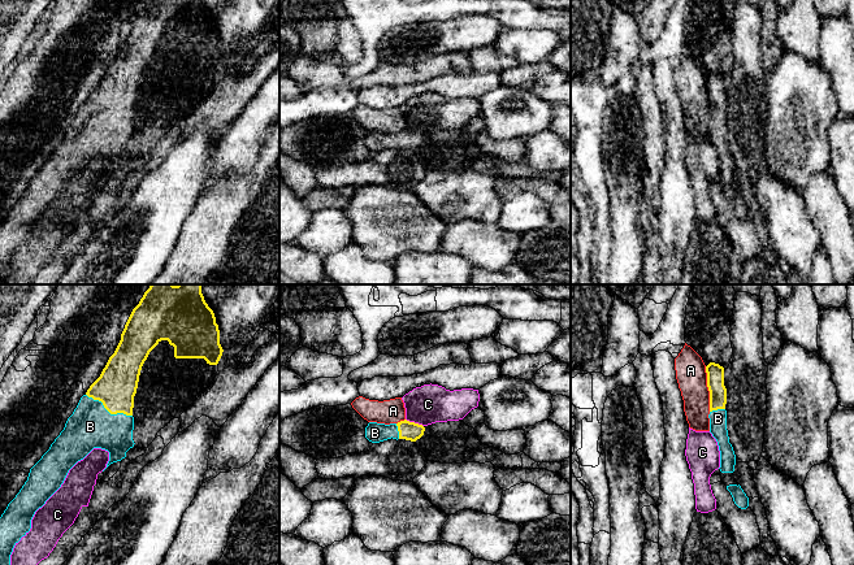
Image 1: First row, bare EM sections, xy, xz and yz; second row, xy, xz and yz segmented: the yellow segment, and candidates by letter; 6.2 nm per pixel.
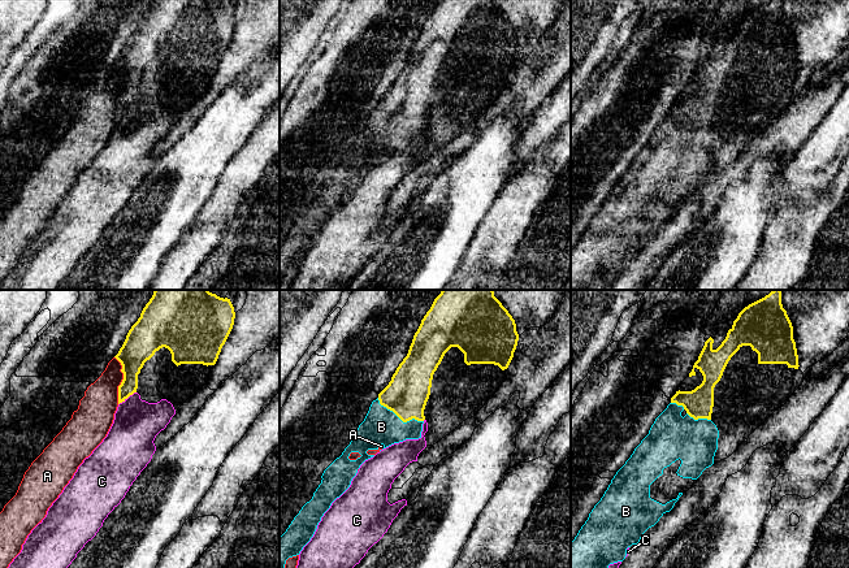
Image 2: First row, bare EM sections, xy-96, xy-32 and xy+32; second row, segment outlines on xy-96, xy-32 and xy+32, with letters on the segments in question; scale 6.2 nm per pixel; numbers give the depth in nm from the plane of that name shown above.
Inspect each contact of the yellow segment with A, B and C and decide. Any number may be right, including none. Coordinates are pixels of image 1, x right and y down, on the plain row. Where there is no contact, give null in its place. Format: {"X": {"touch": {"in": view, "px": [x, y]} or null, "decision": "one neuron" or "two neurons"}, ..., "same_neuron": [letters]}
{"A": {"touch": {"in": "yz", "px": [709, 98]}, "decision": "two neurons"}, "B": {"touch": {"in": "xy", "px": [108, 120]}, "decision": "one neuron"}, "C": {"touch": {"in": "xz", "px": [414, 131]}, "decision": "two neurons"}, "same_neuron": ["B"]}

